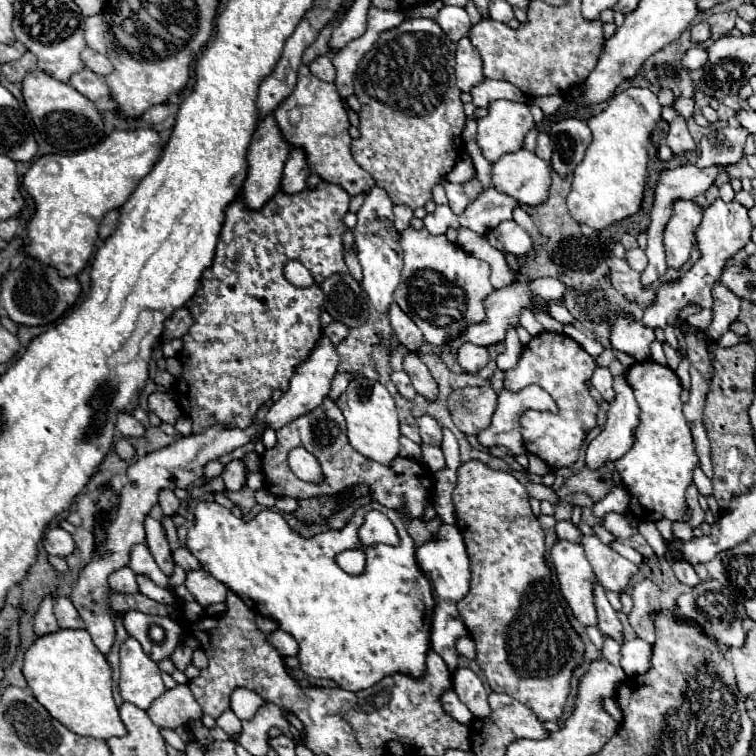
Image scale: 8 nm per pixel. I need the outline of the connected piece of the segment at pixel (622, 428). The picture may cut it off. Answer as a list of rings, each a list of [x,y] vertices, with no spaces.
[[[626,373],[614,377],[616,399],[610,403],[610,413],[602,433],[588,445],[586,465],[598,469],[606,461],[620,459],[634,445],[634,431],[640,423],[640,407],[634,397]]]

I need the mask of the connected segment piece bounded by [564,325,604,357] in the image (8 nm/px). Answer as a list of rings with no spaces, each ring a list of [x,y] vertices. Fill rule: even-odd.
[[[564,325],[564,333],[568,335],[568,337],[572,337],[584,351],[588,351],[592,357],[598,357],[602,351],[604,351],[604,347],[596,341],[596,339],[588,339],[582,331],[578,331],[576,327],[572,327],[572,325]]]

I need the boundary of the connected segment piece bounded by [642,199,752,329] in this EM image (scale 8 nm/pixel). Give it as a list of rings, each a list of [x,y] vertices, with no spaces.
[[[716,199],[710,207],[706,207],[700,229],[696,231],[702,257],[694,263],[694,267],[682,279],[672,281],[672,283],[664,283],[658,289],[656,301],[654,301],[652,307],[646,309],[642,323],[650,329],[666,327],[668,323],[674,323],[676,315],[688,305],[712,307],[714,305],[712,287],[720,279],[720,273],[722,273],[726,261],[750,241],[750,231],[752,231],[752,223],[750,223],[750,217],[748,217],[748,209],[742,207],[738,201],[724,203],[722,199]]]

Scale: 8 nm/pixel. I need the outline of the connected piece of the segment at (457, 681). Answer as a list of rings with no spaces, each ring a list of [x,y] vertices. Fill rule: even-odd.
[[[466,667],[458,669],[452,677],[452,687],[458,693],[460,701],[472,711],[474,717],[484,719],[492,713],[488,705],[488,691],[472,669],[466,669]]]

